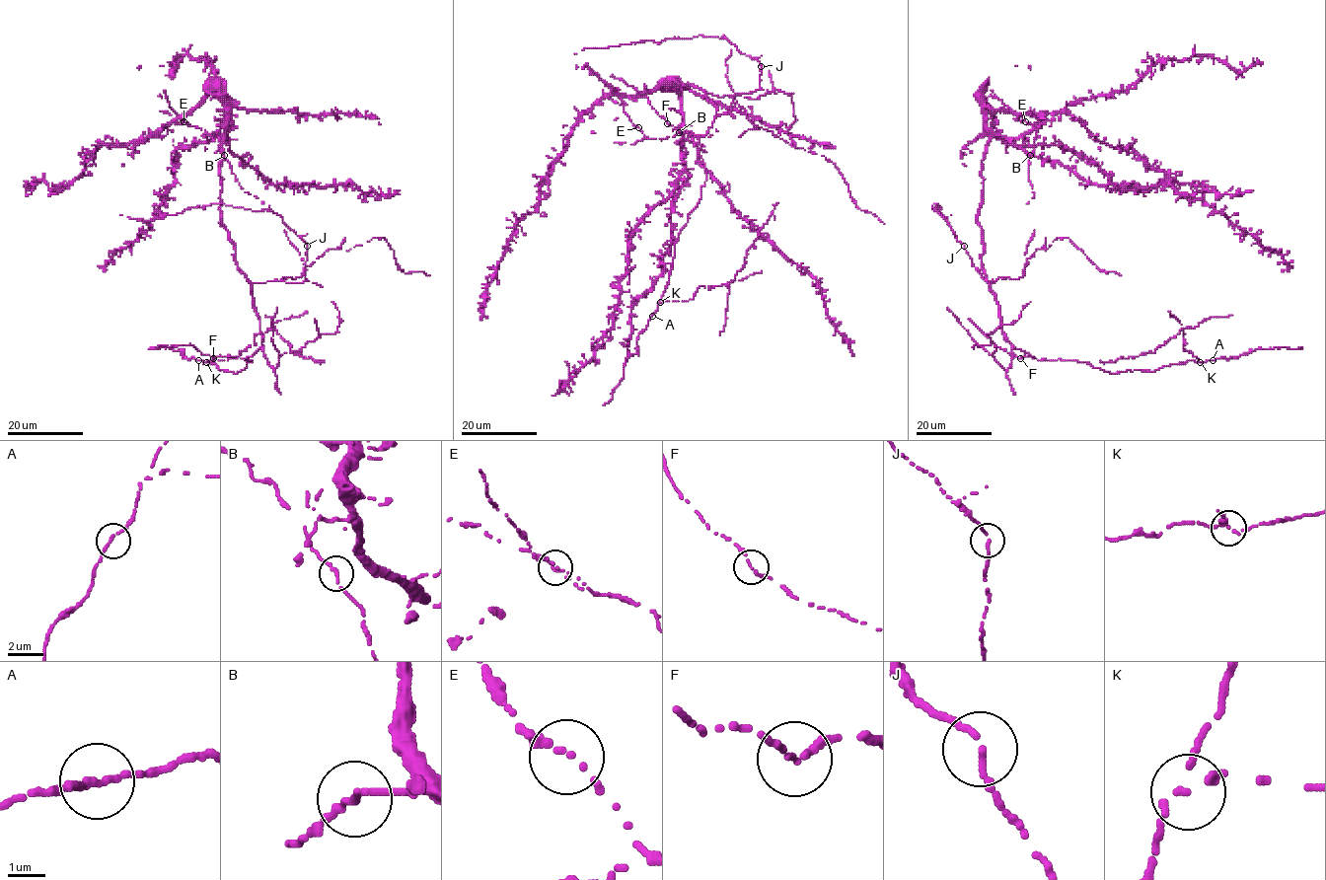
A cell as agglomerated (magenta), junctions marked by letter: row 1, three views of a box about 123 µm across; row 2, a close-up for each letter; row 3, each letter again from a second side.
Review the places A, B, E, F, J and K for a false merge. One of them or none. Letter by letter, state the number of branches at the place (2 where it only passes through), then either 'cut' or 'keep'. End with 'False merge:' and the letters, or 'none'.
A: branches 2; keep
B: branches 2; keep
E: branches 2; keep
F: branches 2; keep
J: branches 2; keep
K: branches 2; cut
False merge: K

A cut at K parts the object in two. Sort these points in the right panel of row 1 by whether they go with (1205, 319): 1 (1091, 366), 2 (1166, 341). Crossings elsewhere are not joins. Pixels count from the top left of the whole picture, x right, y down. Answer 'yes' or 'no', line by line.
1: no
2: yes

